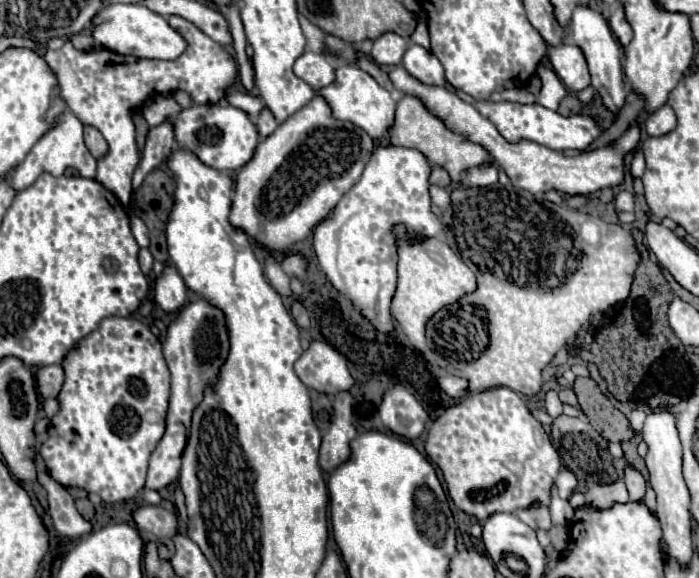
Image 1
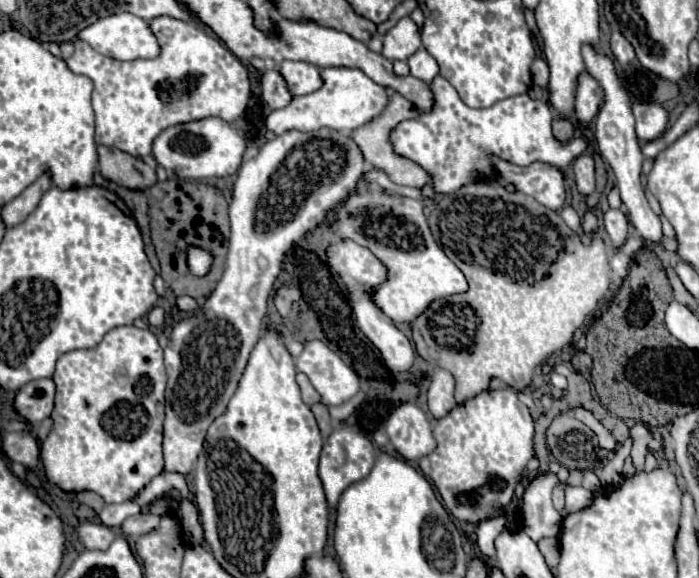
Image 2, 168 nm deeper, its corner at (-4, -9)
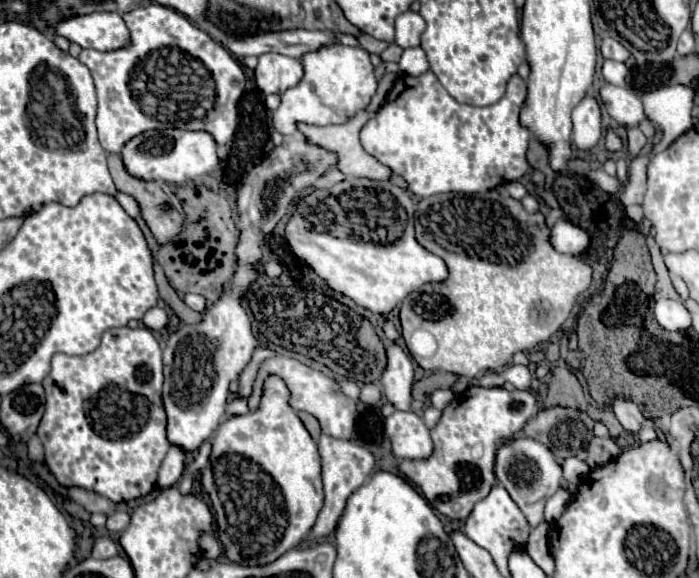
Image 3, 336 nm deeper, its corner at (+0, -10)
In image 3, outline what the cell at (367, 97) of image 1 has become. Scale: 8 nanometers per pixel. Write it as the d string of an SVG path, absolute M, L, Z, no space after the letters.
M345 44L323 46L323 50L303 54L301 64L305 68L303 78L299 80L297 86L289 88L281 96L281 106L275 110L275 128L283 134L297 132L295 128L297 122L315 126L343 124L357 110L363 110L377 90L377 78L373 74L369 52L365 52L361 46L355 48Z

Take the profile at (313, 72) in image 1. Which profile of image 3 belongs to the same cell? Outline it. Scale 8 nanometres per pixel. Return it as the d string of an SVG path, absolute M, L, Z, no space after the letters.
M261 54L255 66L255 84L263 94L283 94L303 76L303 66L297 58L283 54Z

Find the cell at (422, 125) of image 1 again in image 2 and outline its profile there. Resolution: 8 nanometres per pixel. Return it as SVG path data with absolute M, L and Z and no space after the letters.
M395 93L395 97L389 99L387 109L377 119L373 119L371 123L353 131L353 139L361 147L365 161L377 169L383 169L393 183L411 185L411 187L425 187L431 183L431 173L427 173L421 165L415 165L415 161L407 161L407 157L399 157L399 153L395 153L395 149L391 149L391 129L395 129L395 125L399 125L399 121L405 121L411 117L419 117L419 111L405 97Z

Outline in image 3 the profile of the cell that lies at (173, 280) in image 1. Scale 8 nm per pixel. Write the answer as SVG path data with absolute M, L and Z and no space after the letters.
M185 294L185 304L197 312L205 312L207 310L207 300L201 294Z

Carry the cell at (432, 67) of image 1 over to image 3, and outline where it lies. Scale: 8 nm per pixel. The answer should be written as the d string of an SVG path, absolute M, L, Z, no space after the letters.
M421 46L411 48L411 50L403 50L403 56L399 60L399 68L403 74L409 74L409 76L419 76L419 74L427 72L429 62L425 56L425 50Z

